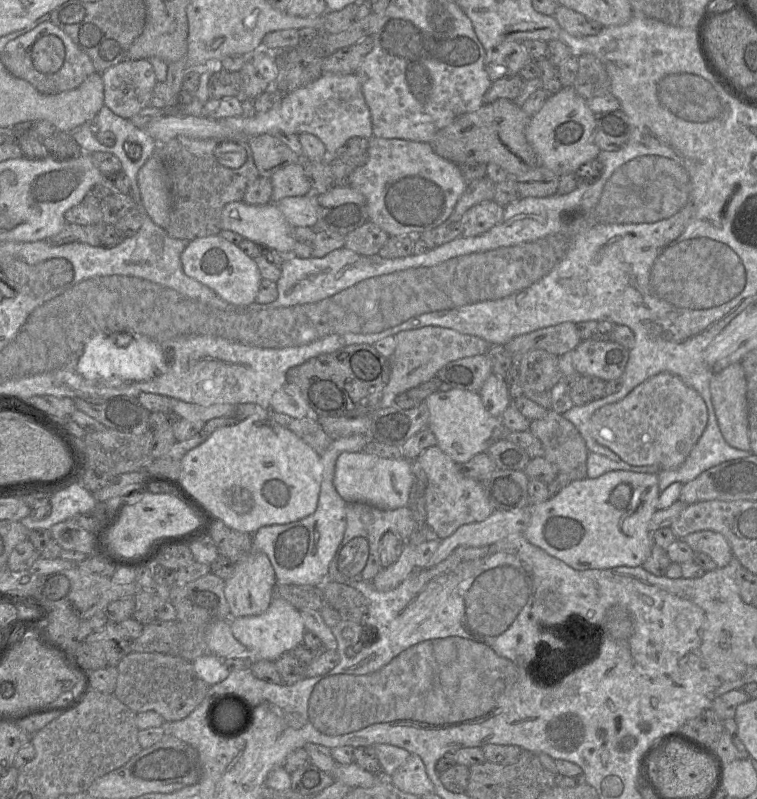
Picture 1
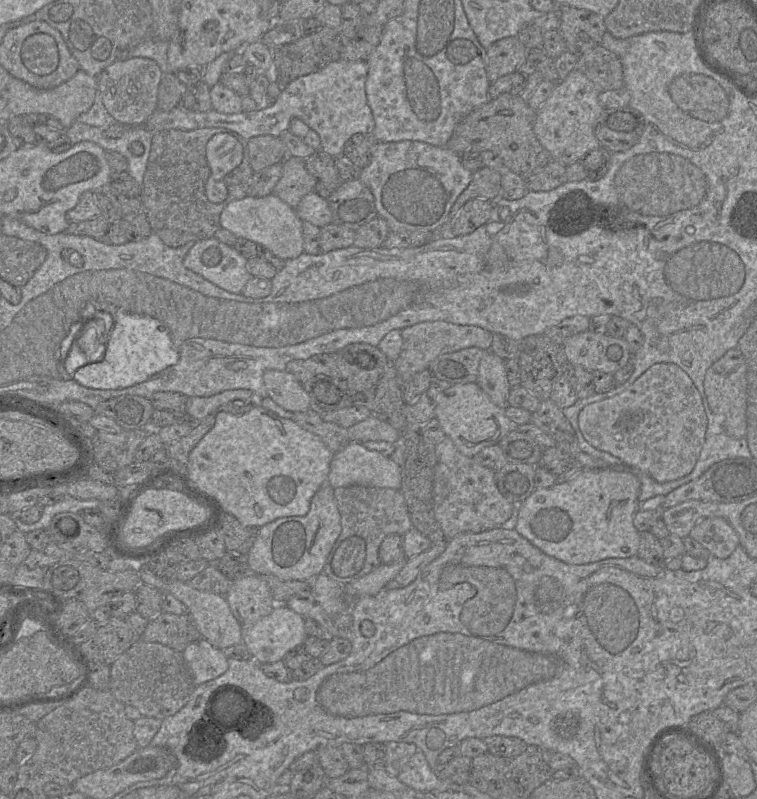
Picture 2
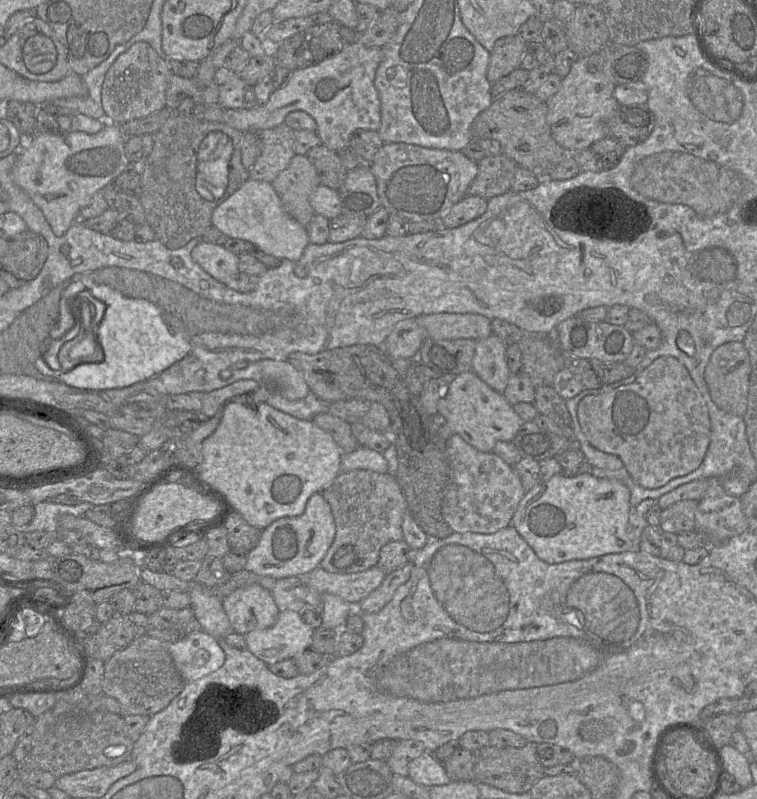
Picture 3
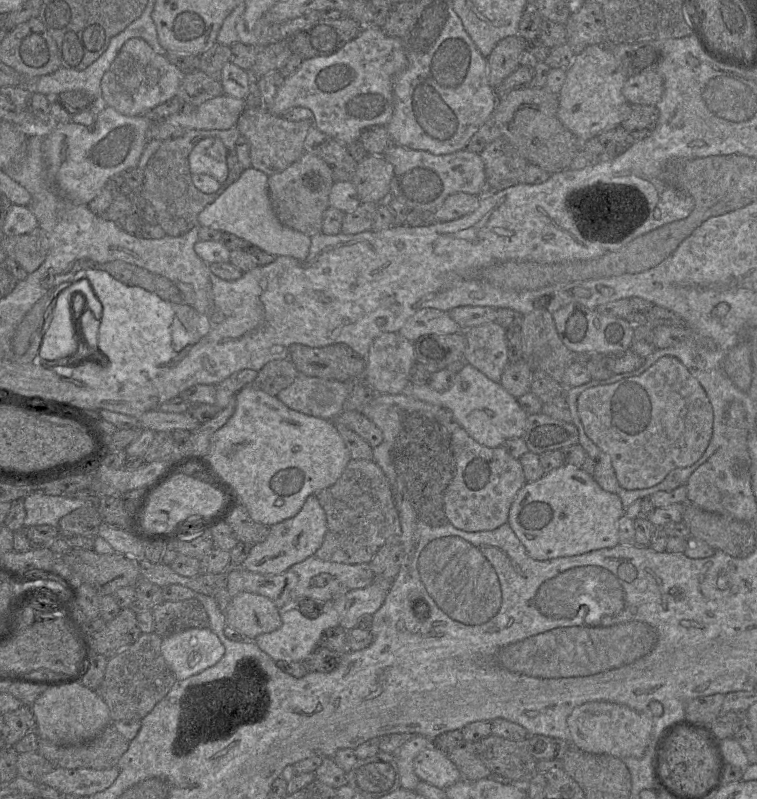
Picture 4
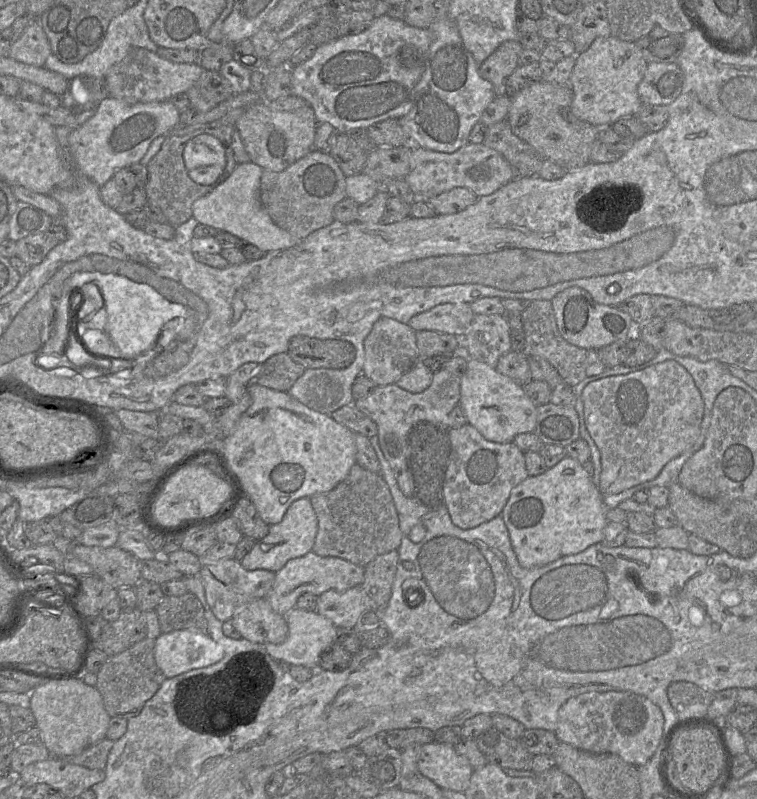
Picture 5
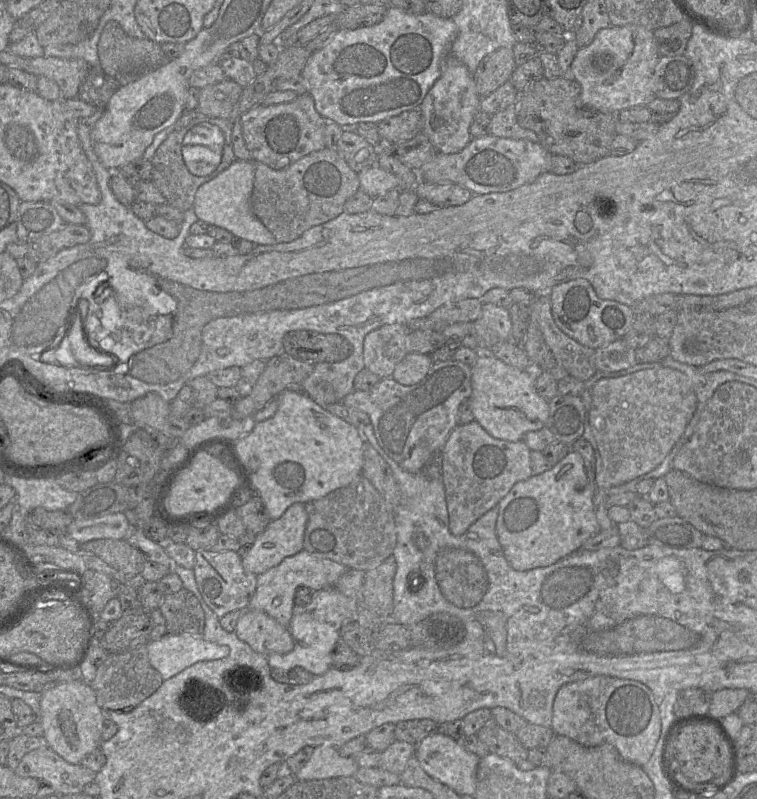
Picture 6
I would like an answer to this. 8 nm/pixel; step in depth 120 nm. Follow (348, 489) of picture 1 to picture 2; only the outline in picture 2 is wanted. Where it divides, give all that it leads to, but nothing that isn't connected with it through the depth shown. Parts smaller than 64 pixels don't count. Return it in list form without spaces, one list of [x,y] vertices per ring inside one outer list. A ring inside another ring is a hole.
[[[349,442],[344,448],[333,455],[327,483],[333,489],[351,485],[364,485],[400,490],[402,471],[401,467],[389,457],[377,451],[367,449],[362,443]]]

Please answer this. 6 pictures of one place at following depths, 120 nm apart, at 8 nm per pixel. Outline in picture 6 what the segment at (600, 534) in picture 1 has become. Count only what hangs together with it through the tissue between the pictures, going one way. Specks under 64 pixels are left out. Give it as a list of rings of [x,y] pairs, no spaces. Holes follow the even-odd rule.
[[[573,449],[549,470],[514,484],[497,505],[496,534],[509,564],[517,571],[525,571],[550,566],[580,551],[588,539],[601,531],[594,510],[595,492],[596,485],[587,477],[582,455]]]

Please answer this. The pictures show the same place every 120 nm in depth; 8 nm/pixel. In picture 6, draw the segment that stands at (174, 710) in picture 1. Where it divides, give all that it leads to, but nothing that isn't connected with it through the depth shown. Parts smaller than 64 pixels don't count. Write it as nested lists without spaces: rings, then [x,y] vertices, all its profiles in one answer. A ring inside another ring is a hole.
[[[140,645],[123,653],[109,654],[106,661],[97,667],[95,679],[90,685],[103,711],[127,713],[156,692],[163,681],[148,659],[147,646]]]

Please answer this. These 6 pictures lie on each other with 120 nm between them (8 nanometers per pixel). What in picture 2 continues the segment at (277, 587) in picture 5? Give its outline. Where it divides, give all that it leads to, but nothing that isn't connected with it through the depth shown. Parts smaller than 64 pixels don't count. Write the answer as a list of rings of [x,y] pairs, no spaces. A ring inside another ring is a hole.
[[[404,558],[394,564],[381,564],[363,577],[349,584],[342,584],[344,592],[352,597],[380,594],[386,588],[386,585],[402,570],[406,560],[407,558]]]

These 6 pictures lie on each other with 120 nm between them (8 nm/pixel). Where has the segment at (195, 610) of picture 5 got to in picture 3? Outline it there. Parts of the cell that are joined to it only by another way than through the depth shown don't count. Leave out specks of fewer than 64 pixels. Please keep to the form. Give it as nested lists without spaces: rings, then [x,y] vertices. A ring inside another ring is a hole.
[[[163,606],[148,617],[146,635],[168,643],[178,641],[193,632],[202,630],[190,606],[182,609]]]

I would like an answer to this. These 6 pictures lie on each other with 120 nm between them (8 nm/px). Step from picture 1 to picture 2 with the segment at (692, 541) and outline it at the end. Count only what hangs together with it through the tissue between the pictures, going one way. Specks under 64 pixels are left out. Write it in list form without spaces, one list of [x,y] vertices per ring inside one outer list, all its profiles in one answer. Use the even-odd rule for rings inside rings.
[[[710,517],[699,521],[689,536],[719,559],[728,558],[739,546],[738,534],[730,523],[721,517]]]

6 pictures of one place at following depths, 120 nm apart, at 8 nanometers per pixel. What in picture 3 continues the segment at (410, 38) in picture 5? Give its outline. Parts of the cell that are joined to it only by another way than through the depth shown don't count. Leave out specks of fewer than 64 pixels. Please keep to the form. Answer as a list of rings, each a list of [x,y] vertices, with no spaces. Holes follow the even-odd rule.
[[[355,41],[338,54],[316,65],[293,71],[287,85],[275,90],[266,104],[258,105],[252,109],[225,110],[222,122],[243,133],[260,132],[285,123],[287,115],[291,112],[304,111],[316,121],[316,133],[322,145],[339,152],[348,148],[350,137],[356,130],[378,130],[380,128],[381,102],[374,85],[374,79],[382,57],[381,47],[366,47]]]

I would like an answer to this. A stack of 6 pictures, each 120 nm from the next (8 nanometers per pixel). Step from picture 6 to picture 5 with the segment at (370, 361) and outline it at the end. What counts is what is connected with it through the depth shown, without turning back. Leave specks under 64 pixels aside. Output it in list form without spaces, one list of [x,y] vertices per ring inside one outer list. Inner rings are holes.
[[[382,317],[373,325],[364,340],[365,361],[363,374],[378,386],[396,383],[420,359],[416,344],[416,331],[407,323]]]

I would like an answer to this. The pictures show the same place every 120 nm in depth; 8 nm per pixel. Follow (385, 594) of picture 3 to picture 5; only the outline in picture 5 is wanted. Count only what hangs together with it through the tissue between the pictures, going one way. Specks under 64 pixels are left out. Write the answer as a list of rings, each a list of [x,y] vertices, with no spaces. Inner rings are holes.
[[[361,586],[345,591],[328,590],[318,596],[316,611],[330,619],[336,627],[357,629],[361,614],[375,609]]]

